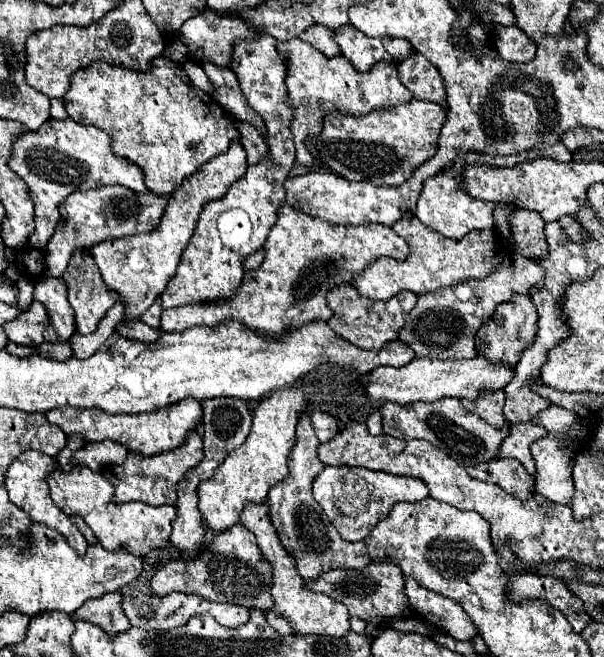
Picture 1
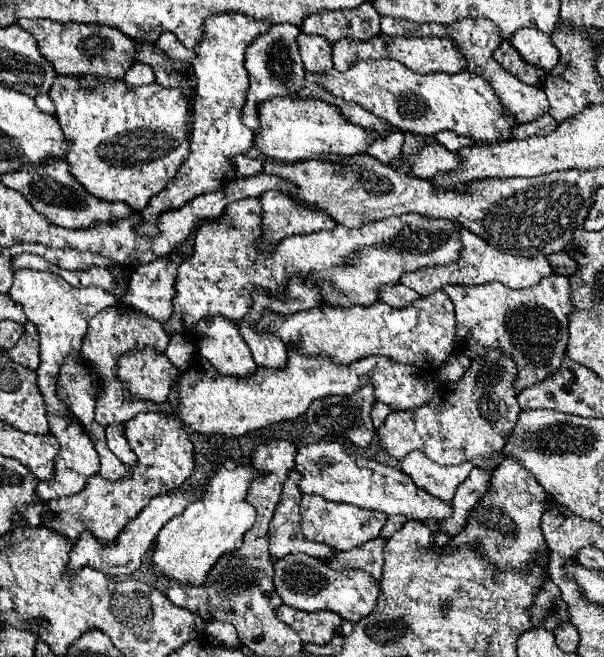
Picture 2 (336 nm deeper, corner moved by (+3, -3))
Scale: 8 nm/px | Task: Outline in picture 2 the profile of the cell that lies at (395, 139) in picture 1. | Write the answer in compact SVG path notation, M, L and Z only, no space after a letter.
M288 96L264 100L258 104L258 120L260 126L254 134L254 148L258 148L264 156L282 162L310 160L314 156L352 156L366 152L374 144L372 132L354 128L348 120L342 120L342 114L336 108L322 104L322 100L298 100Z

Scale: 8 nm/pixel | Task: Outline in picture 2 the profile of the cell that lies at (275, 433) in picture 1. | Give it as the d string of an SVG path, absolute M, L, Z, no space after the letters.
M224 464L220 466L214 476L210 478L208 486L206 486L206 494L196 500L194 504L188 504L186 510L182 512L182 516L170 520L156 536L156 544L154 544L154 552L152 552L152 564L150 570L154 576L164 576L168 580L176 580L182 586L204 586L206 584L206 576L208 572L214 568L214 564L218 562L218 558L222 554L234 552L242 546L242 536L246 530L252 528L254 524L254 508L250 508L250 504L246 504L246 490L248 484L258 476L258 470L254 470L250 464Z

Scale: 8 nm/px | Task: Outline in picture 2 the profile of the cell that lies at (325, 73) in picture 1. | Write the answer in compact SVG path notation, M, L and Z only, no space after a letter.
M382 58L358 60L358 64L346 72L332 68L324 76L312 78L322 80L322 84L326 84L334 96L362 104L362 108L390 120L392 124L398 124L398 128L408 128L410 132L436 134L440 130L452 130L460 136L494 144L510 140L512 128L516 126L516 120L504 114L502 102L490 82L468 70L458 74L416 74L396 60Z

